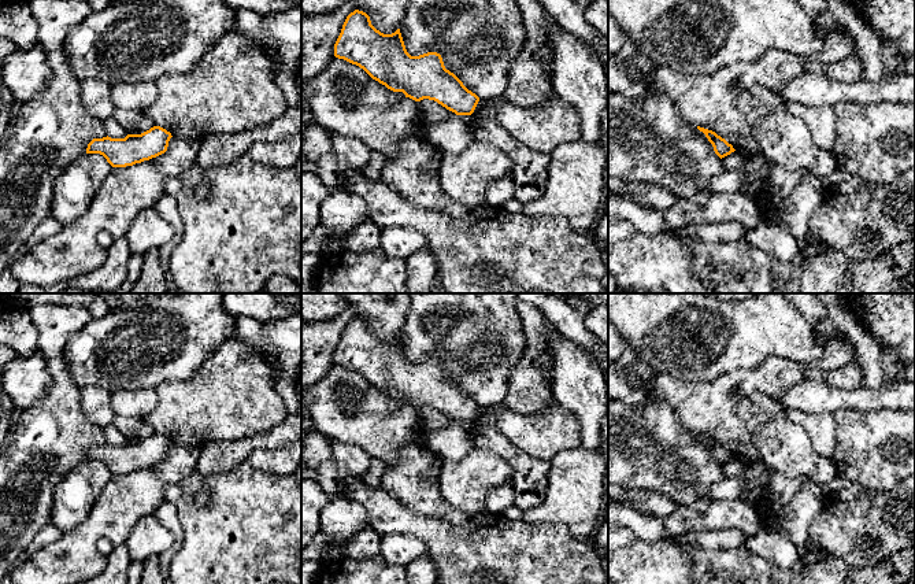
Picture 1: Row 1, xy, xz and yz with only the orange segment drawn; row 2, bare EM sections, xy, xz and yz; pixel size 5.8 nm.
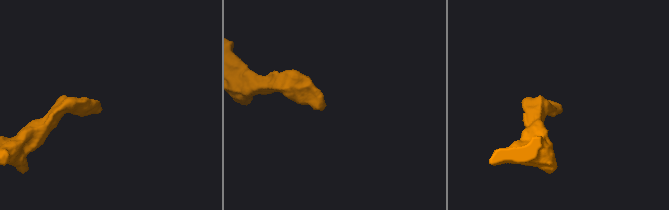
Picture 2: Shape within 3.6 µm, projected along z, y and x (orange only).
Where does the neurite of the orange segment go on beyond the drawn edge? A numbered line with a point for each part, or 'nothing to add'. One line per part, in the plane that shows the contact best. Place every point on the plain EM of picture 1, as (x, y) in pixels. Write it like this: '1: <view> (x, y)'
nothing to add

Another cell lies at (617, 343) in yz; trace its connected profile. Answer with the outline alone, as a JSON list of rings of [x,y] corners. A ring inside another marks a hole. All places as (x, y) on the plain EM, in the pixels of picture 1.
[[[608,321],[608,362],[616,363],[626,344],[627,341],[622,337],[619,329]]]

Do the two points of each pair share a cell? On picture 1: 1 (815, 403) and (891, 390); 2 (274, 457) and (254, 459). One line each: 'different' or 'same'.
1: same
2: same

